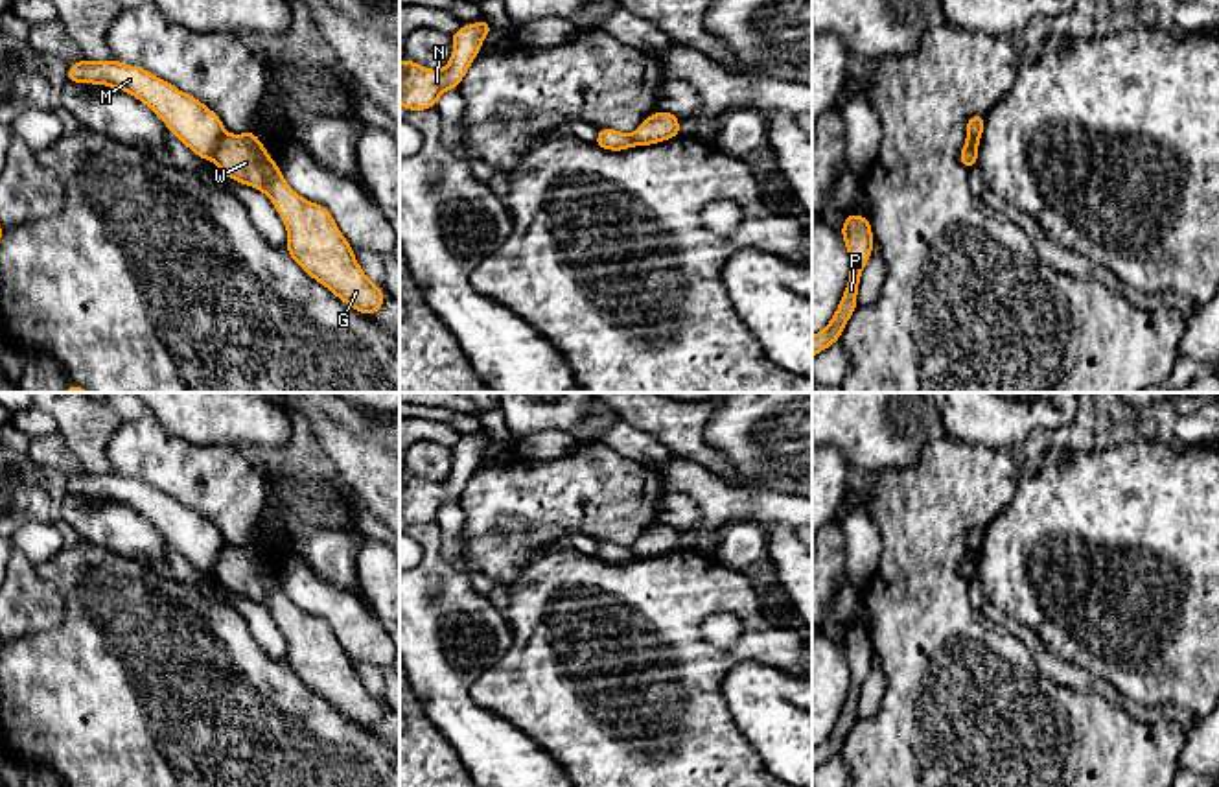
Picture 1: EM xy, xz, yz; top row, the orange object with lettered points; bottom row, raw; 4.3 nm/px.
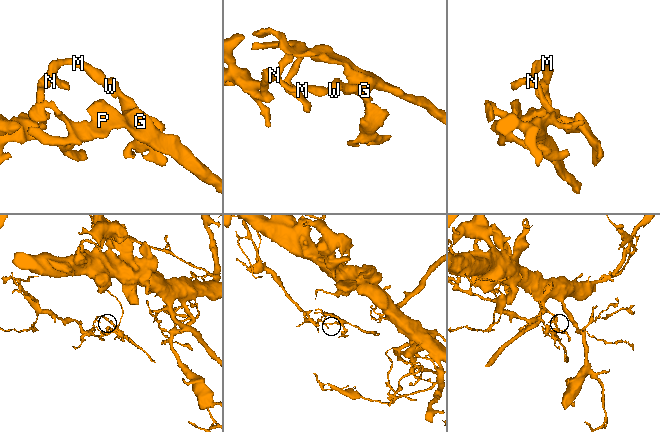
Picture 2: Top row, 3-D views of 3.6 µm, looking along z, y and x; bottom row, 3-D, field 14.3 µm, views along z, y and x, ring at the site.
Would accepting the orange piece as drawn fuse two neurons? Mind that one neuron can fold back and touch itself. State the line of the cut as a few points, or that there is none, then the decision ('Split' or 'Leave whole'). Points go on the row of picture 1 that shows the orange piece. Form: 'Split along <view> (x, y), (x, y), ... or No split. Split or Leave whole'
Split along xy (225, 133), (212, 157). Split

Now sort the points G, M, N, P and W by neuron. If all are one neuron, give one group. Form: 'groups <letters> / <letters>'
groups G P W / M N

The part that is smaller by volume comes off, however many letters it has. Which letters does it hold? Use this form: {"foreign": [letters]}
{"foreign": ["G", "P", "W"]}

